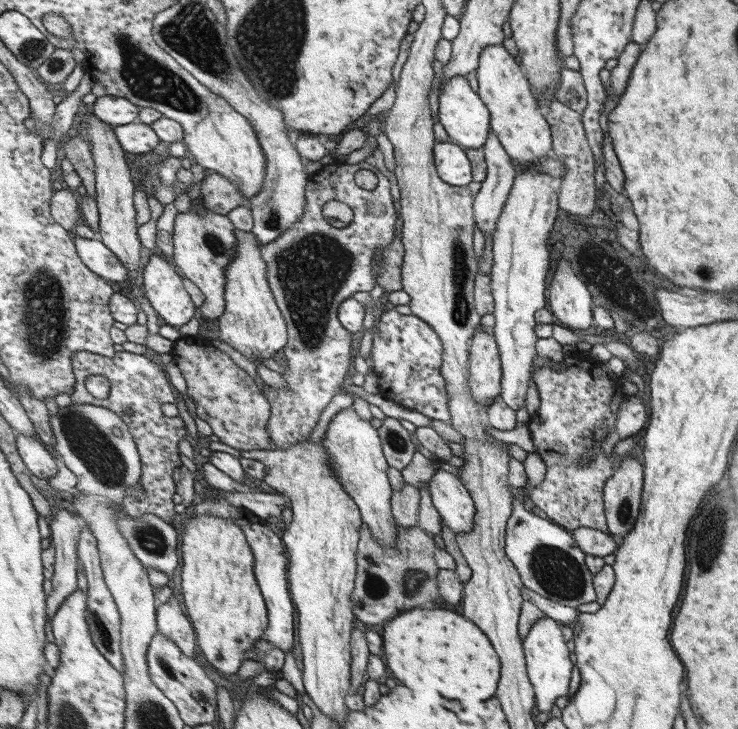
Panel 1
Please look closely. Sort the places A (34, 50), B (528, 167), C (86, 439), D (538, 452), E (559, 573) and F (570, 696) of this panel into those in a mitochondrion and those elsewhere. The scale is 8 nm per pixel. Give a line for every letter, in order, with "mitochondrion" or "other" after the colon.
A: mitochondrion
B: other
C: mitochondrion
D: other
E: mitochondrion
F: other

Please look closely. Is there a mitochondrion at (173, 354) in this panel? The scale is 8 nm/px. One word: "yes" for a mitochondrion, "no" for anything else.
no

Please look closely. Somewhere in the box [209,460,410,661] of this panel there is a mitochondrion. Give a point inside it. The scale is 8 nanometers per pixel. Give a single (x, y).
(374, 586)

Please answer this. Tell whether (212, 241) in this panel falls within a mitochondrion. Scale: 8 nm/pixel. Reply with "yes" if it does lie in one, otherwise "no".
yes

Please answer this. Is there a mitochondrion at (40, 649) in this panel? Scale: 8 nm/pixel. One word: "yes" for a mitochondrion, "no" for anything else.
no

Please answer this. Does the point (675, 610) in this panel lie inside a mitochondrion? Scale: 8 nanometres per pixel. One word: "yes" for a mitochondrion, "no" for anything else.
no

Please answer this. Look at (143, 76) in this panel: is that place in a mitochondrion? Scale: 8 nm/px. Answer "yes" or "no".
yes

